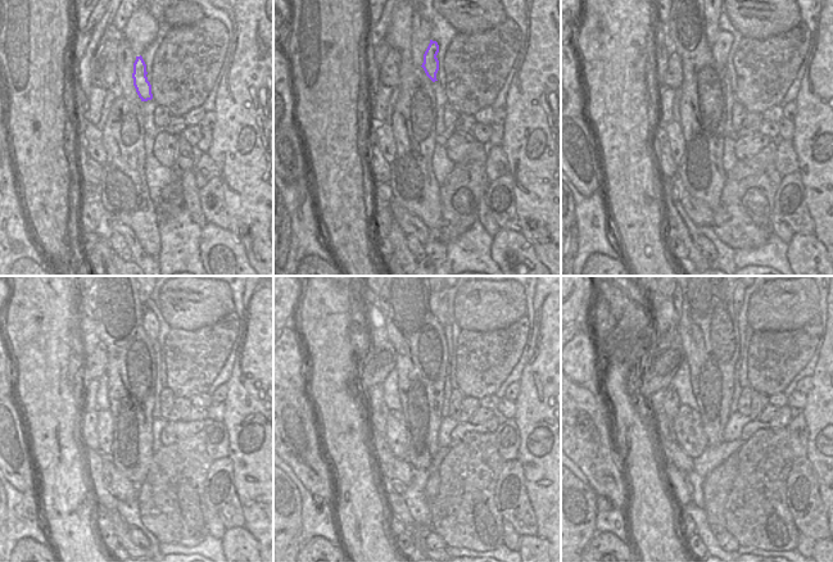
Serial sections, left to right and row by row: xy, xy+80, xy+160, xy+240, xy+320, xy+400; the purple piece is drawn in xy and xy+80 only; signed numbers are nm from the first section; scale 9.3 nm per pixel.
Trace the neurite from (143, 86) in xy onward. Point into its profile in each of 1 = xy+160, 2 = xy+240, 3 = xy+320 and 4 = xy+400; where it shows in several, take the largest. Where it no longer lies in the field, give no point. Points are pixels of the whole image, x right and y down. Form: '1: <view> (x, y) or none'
1: xy+160 (724, 40)
2: xy+240 (150, 323)
3: xy+320 (442, 309)
4: xy+400 (737, 302)

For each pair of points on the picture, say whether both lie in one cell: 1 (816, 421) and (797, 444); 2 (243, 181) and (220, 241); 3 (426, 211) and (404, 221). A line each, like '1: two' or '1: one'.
1: two
2: two
3: two

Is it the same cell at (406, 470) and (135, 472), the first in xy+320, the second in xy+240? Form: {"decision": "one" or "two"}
{"decision": "two"}

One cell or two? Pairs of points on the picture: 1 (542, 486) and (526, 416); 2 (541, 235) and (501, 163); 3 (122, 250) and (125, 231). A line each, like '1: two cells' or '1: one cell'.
1: one cell
2: two cells
3: two cells

